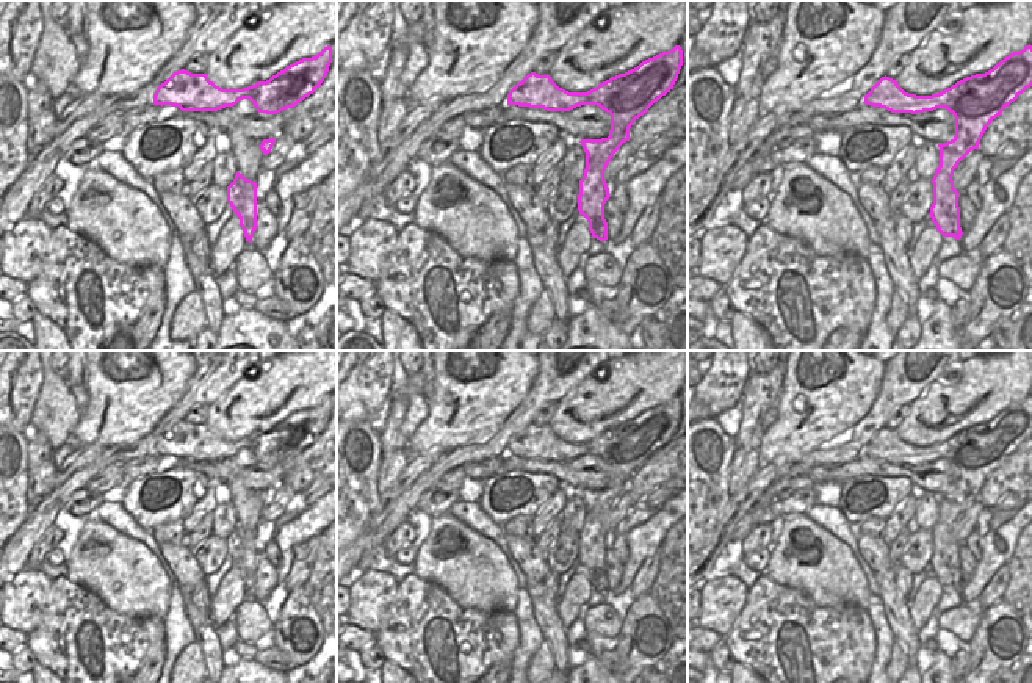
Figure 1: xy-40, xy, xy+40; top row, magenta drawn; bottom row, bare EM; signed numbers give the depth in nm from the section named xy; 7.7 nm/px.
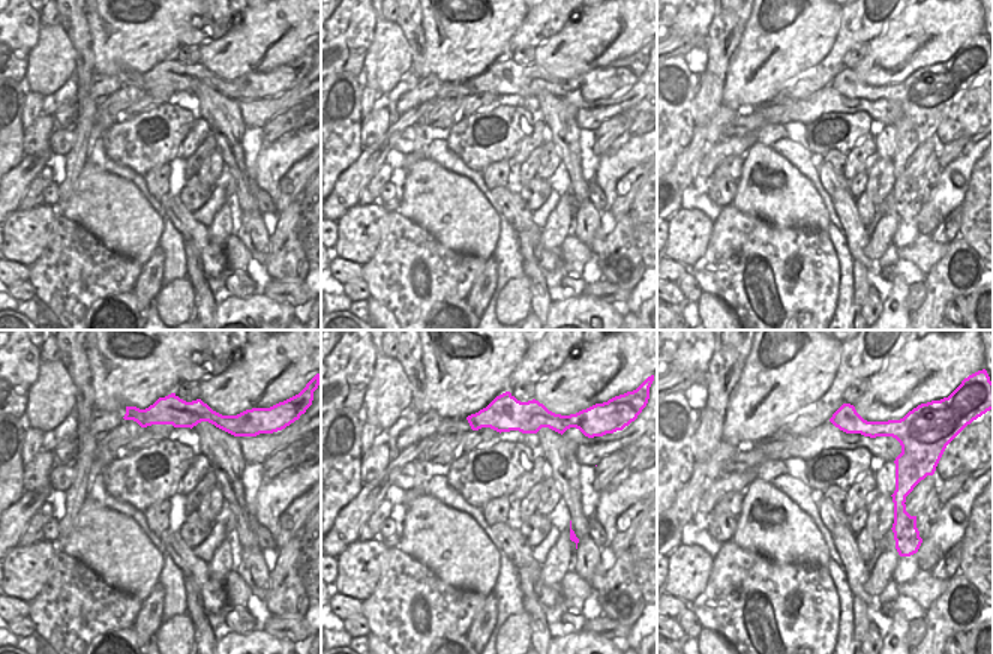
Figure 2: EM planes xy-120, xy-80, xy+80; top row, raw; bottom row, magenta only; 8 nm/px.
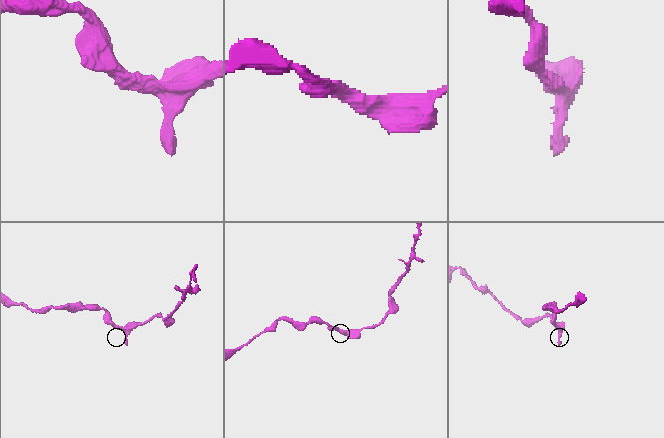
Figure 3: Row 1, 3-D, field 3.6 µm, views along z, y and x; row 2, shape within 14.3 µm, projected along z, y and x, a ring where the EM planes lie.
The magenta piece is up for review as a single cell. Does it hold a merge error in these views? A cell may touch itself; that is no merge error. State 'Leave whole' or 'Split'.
Leave whole.

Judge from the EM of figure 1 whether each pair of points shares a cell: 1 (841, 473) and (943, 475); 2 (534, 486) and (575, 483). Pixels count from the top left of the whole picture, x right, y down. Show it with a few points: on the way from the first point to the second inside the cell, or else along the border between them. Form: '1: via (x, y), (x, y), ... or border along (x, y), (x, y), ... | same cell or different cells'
1: via (866, 467), (909, 470), (918, 477) | same cell
2: border along (526, 470), (550, 473), (562, 484) | different cells

